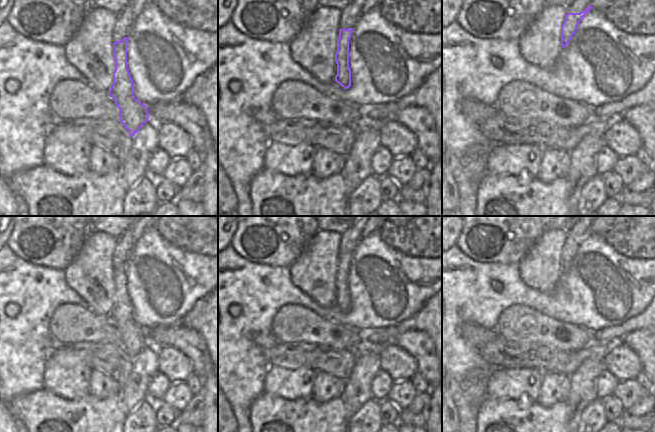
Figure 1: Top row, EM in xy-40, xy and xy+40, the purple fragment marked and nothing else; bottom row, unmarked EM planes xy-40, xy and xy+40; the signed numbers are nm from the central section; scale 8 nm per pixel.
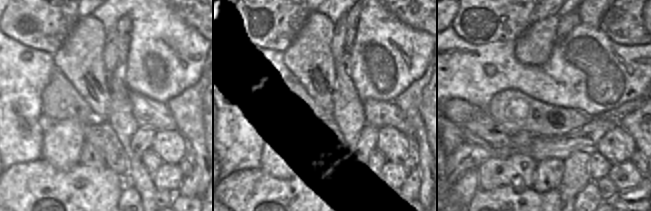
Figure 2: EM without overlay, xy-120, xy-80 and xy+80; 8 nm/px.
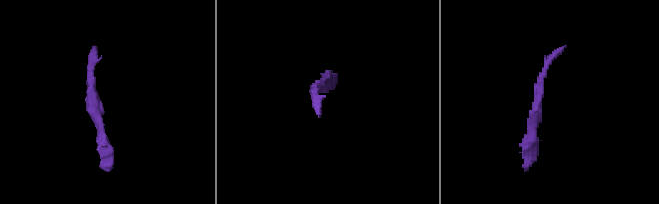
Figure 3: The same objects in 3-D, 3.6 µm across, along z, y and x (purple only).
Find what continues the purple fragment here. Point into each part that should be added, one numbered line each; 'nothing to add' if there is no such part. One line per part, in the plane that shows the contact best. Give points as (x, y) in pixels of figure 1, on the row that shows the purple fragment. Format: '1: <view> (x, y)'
nothing to add

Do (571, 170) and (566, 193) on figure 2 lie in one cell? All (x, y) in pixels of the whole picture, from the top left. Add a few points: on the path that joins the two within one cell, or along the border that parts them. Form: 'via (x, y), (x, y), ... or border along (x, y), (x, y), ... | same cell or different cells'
via (571, 176), (570, 187) | same cell

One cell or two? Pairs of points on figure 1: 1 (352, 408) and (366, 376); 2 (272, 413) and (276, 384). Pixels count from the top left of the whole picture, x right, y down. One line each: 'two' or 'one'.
1: one
2: two

